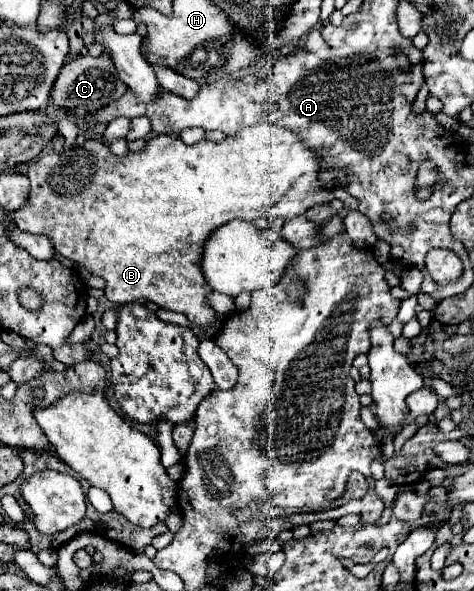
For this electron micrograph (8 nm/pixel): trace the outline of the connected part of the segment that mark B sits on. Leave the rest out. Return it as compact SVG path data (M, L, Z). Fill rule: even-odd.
M259 122L255 126L249 126L249 128L241 130L241 134L237 134L237 136L227 136L223 142L201 140L201 142L197 142L193 146L187 146L183 140L179 140L175 136L157 136L151 142L147 142L145 150L129 152L123 158L113 156L111 150L101 140L87 140L83 146L73 146L71 150L67 150L67 154L65 152L61 152L61 154L45 154L45 156L41 156L41 158L37 158L35 162L29 164L27 176L31 180L31 196L29 196L27 204L17 212L17 226L21 230L29 232L29 234L47 236L61 256L77 262L79 266L85 266L93 276L101 276L107 282L105 296L113 304L127 304L127 302L135 302L135 300L155 302L159 308L185 314L187 320L191 322L191 328L195 330L197 338L207 340L209 338L207 328L219 322L217 312L207 302L207 296L213 290L207 286L205 276L201 272L201 250L203 250L203 244L209 238L209 234L213 234L213 230L217 230L217 226L223 226L225 222L231 222L231 220L237 220L237 218L247 220L247 222L253 222L255 218L261 218L261 216L267 218L269 222L277 220L277 218L291 220L291 218L303 216L313 206L327 204L327 202L335 200L335 196L319 180L321 170L323 170L321 154L315 148L311 148L307 142L303 142L299 136L295 136L289 128L269 124L269 122Z

